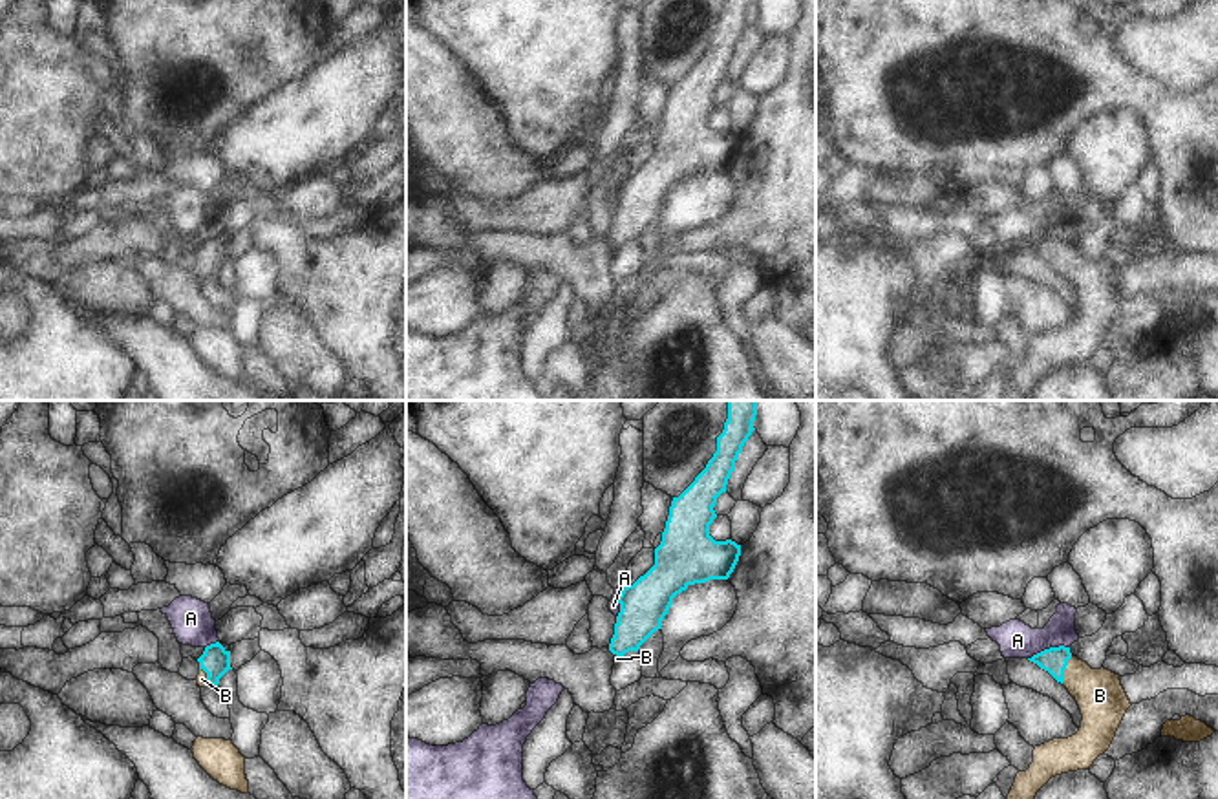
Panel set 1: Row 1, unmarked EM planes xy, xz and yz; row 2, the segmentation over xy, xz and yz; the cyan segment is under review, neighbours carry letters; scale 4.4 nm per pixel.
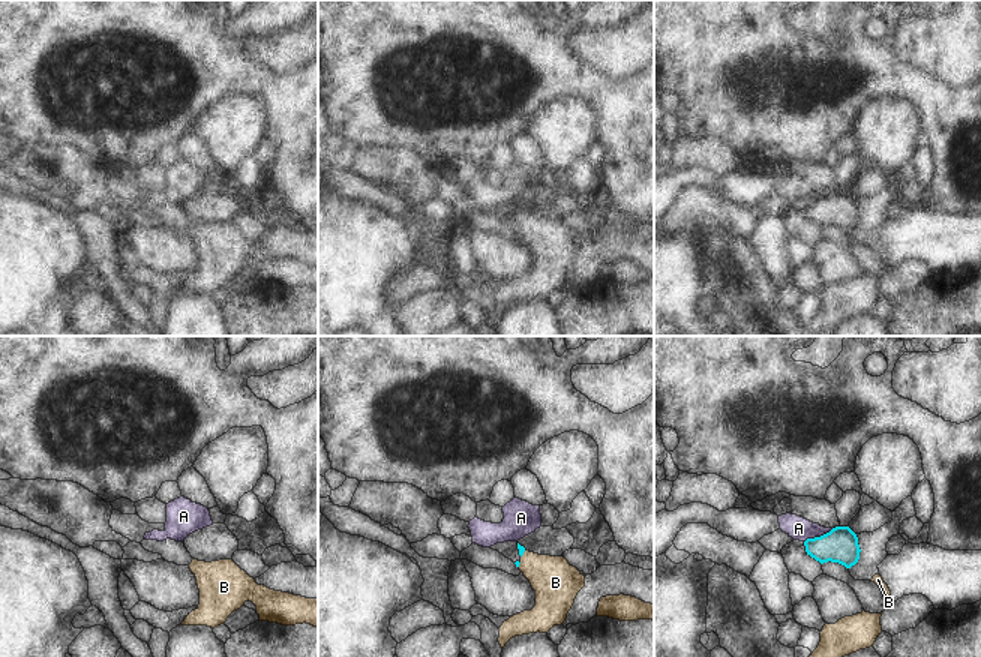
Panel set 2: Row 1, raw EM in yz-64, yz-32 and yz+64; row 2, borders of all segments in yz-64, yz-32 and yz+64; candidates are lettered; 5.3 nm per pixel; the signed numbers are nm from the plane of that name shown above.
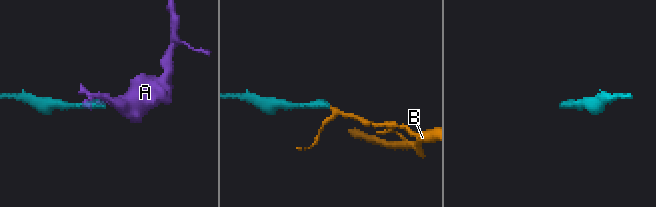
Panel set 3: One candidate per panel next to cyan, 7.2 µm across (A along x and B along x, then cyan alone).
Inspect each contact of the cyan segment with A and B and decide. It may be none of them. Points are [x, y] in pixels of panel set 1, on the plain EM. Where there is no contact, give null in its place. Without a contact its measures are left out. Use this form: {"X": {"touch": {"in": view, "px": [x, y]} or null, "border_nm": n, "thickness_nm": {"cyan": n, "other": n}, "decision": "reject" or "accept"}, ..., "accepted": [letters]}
{"A": {"touch": {"in": "yz", "px": [1050, 238]}, "border_nm": 190, "thickness_nm": {"cyan": 120, "other": 160}, "decision": "reject"}, "B": {"touch": {"in": "yz", "px": [1065, 258]}, "border_nm": 140, "thickness_nm": {"cyan": 120, "other": 220}, "decision": "accept"}, "accepted": ["B"]}

